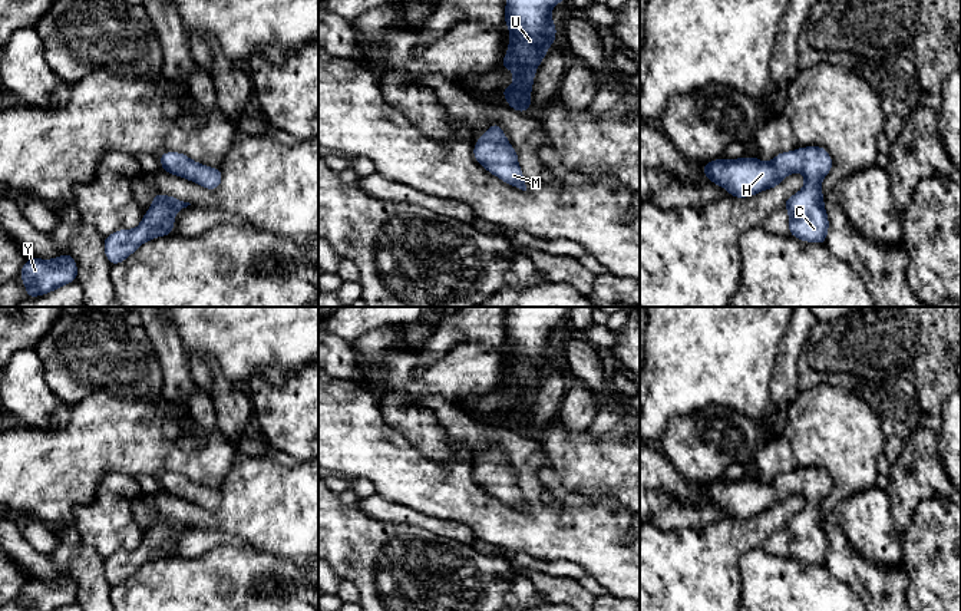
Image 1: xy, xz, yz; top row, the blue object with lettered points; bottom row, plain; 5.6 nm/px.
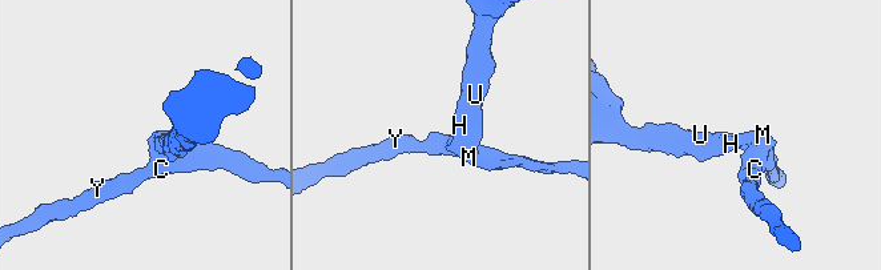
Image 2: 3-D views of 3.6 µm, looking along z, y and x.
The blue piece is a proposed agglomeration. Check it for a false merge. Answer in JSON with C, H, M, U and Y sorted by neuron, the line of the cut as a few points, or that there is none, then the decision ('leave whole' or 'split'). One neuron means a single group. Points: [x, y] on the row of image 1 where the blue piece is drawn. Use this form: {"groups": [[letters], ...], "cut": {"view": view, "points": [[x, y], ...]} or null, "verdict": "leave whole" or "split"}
{"groups": [["C", "H", "M", "U", "Y"]], "cut": null, "verdict": "leave whole"}

